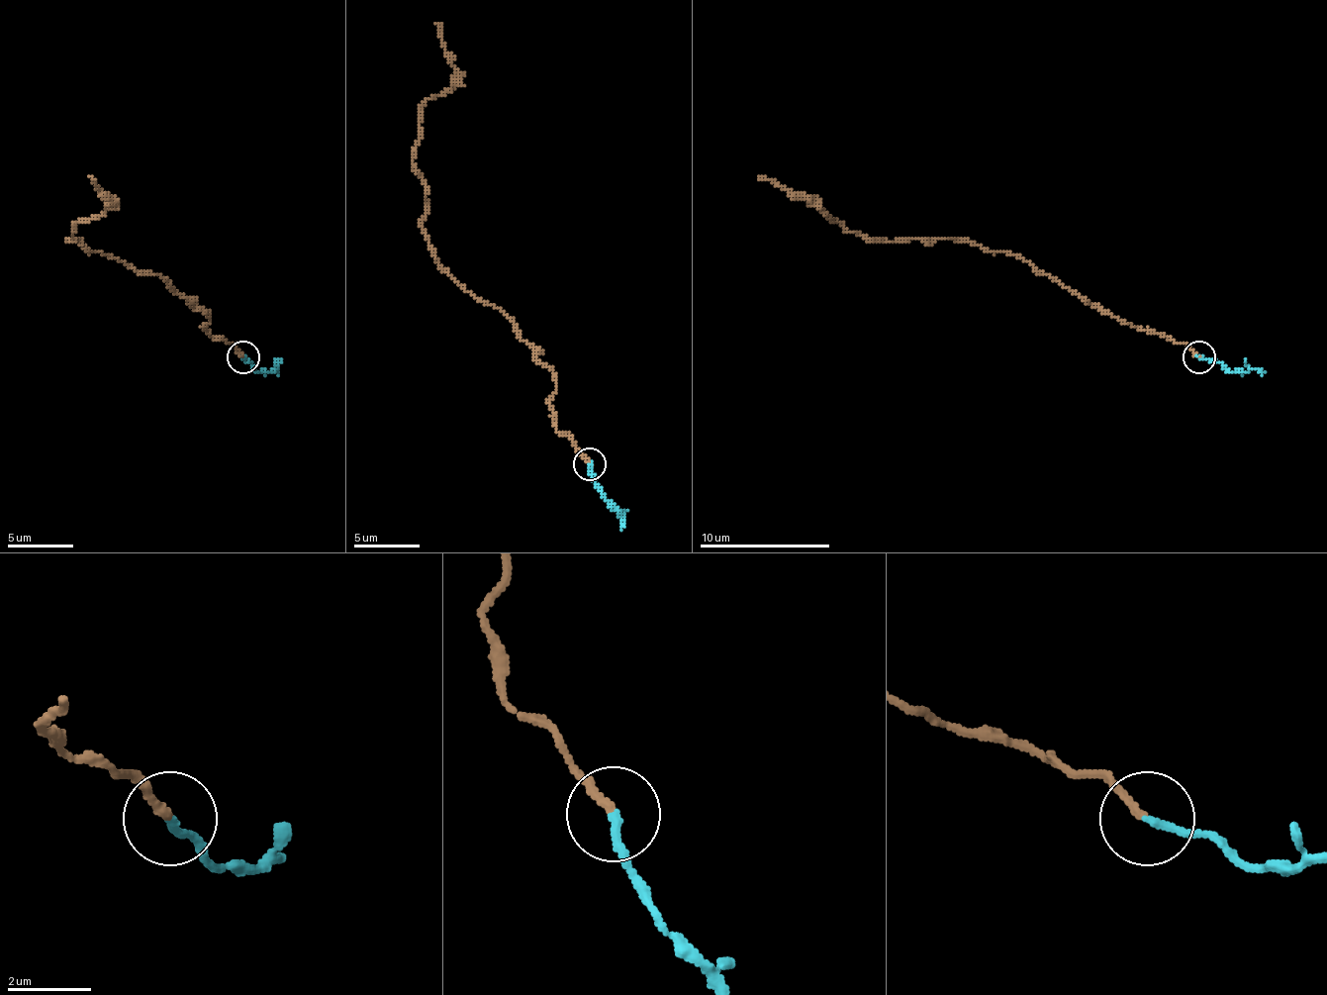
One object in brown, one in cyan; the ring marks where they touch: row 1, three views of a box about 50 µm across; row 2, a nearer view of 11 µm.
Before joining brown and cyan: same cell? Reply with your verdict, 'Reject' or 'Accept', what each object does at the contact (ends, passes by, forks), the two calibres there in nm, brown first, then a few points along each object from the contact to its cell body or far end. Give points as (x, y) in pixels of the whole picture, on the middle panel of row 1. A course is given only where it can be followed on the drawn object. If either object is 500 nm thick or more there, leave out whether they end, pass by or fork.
Reject. At the ring brown ends. At the ring cyan ends. Thickness 190 nm (brown) against 200 nm. Course of brown: (589, 464), (556, 429), (556, 376), (454, 278), (422, 226), (419, 108), (454, 72), (434, 23). Course of cyan: (589, 464), (592, 481), (617, 514), (621, 530)

